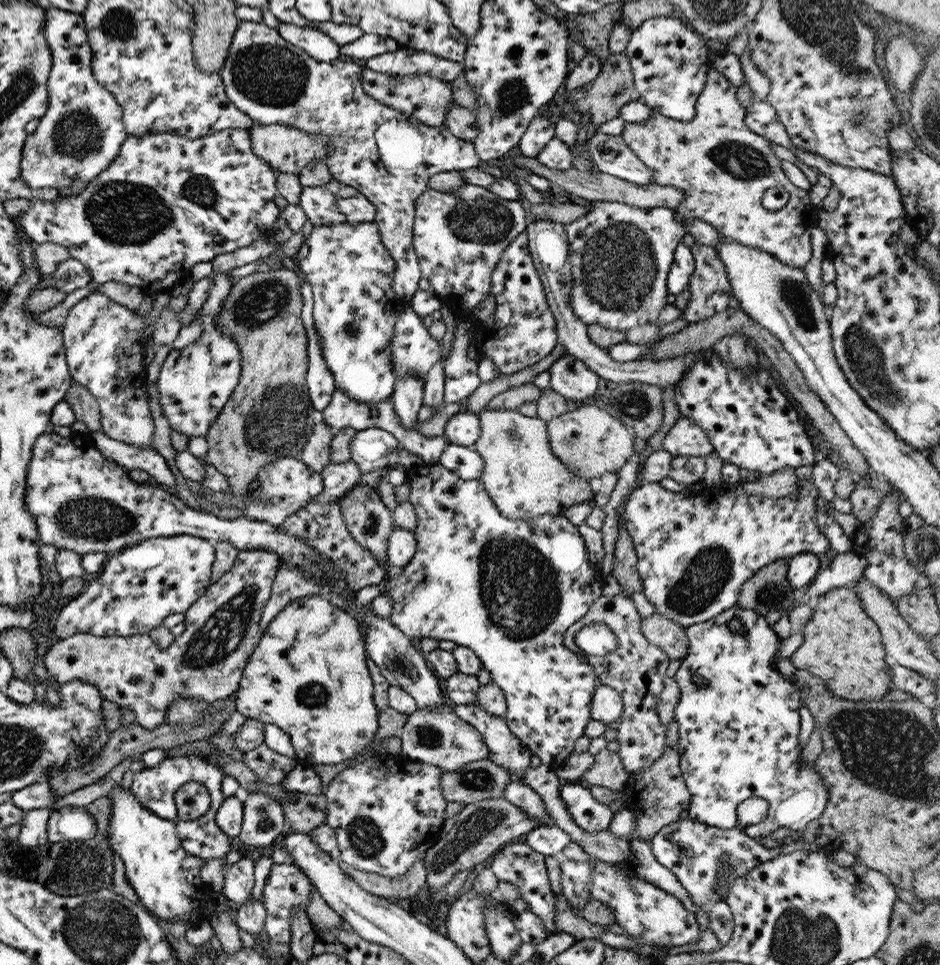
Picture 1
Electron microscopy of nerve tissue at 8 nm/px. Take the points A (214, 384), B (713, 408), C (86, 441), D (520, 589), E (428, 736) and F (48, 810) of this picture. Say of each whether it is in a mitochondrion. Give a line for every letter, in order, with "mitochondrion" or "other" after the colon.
A: other
B: other
C: other
D: mitochondrion
E: mitochondrion
F: other

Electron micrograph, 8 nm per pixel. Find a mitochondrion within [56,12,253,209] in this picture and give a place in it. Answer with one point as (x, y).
(197, 180)

